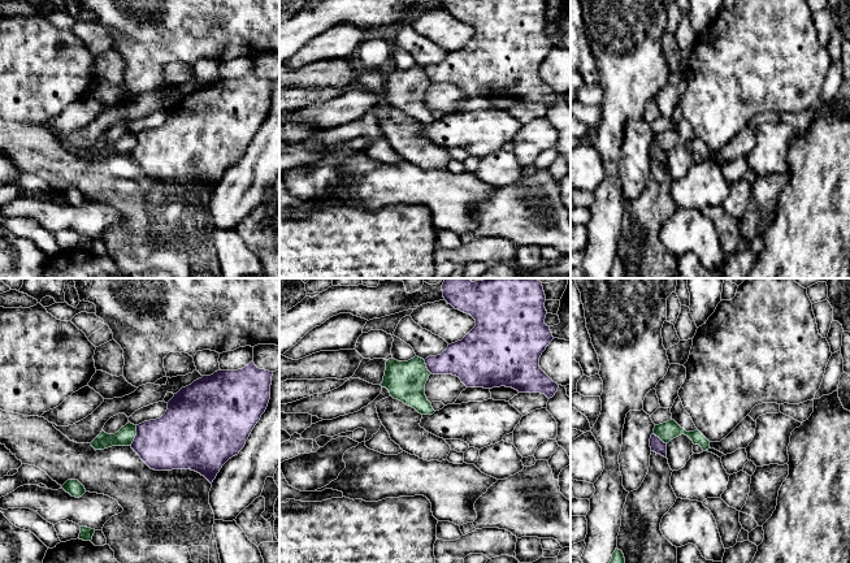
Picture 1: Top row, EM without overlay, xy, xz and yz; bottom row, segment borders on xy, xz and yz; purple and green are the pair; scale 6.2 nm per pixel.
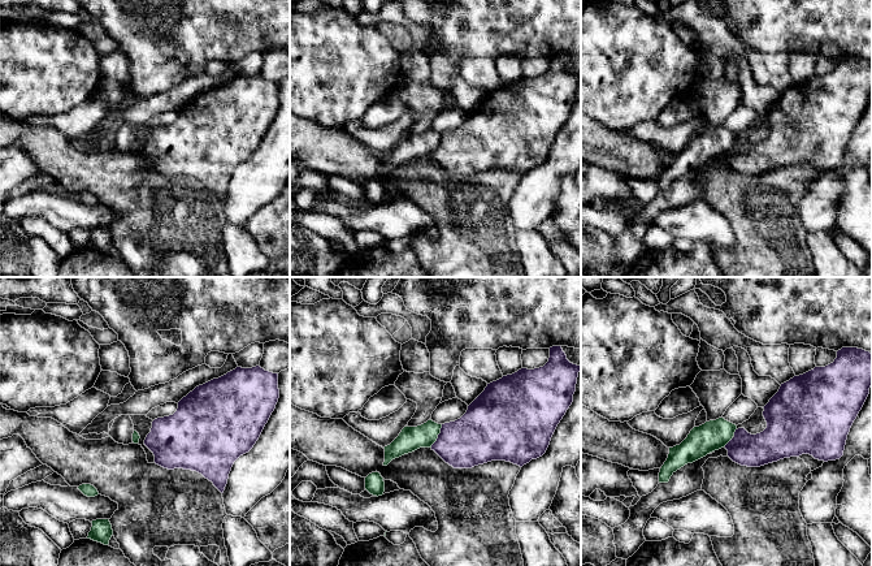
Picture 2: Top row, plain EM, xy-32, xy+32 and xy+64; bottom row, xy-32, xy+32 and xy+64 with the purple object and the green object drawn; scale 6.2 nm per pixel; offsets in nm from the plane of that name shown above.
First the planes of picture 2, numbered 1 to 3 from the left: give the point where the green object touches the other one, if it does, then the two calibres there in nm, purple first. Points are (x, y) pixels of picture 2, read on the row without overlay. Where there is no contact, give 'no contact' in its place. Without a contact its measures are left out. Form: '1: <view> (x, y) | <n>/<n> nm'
1: no contact
2: xy+32 (438, 145) | 320/150 nm
3: xy+64 (729, 150) | 200/190 nm

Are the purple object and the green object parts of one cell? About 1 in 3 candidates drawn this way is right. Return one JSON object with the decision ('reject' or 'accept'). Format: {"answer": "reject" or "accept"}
{"answer": "reject"}

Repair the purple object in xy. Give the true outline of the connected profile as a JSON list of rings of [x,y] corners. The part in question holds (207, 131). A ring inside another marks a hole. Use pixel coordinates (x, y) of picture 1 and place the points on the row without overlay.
[[[253,69],[238,79],[220,78],[211,85],[203,85],[174,103],[160,127],[136,134],[131,157],[151,178],[191,178],[212,192],[222,174],[244,156],[252,138],[265,121],[270,108],[272,85],[273,81],[257,77]]]

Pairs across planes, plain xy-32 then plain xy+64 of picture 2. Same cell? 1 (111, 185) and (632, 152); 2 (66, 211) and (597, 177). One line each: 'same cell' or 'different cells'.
1: same cell
2: different cells

